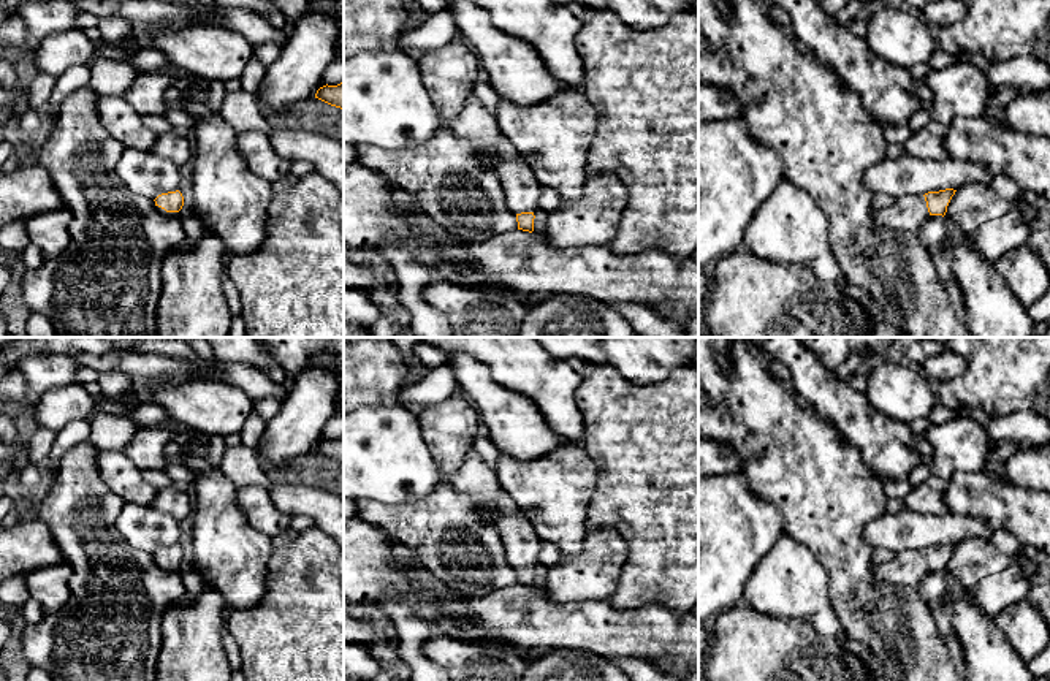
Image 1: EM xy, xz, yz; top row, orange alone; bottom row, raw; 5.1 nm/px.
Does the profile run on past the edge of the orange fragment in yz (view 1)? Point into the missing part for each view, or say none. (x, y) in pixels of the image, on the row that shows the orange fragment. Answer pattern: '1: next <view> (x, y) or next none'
1: next yz (906, 214)

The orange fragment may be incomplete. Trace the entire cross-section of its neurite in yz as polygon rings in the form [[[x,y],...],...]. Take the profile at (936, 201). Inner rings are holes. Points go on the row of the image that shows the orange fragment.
[[[945,188],[919,196],[903,196],[893,204],[876,211],[874,228],[892,233],[919,233],[930,215],[945,215],[947,206],[957,190]]]

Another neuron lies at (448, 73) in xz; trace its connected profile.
[[[456,40],[426,52],[418,60],[418,70],[434,108],[450,120],[459,114],[477,84],[480,63],[475,52]]]

